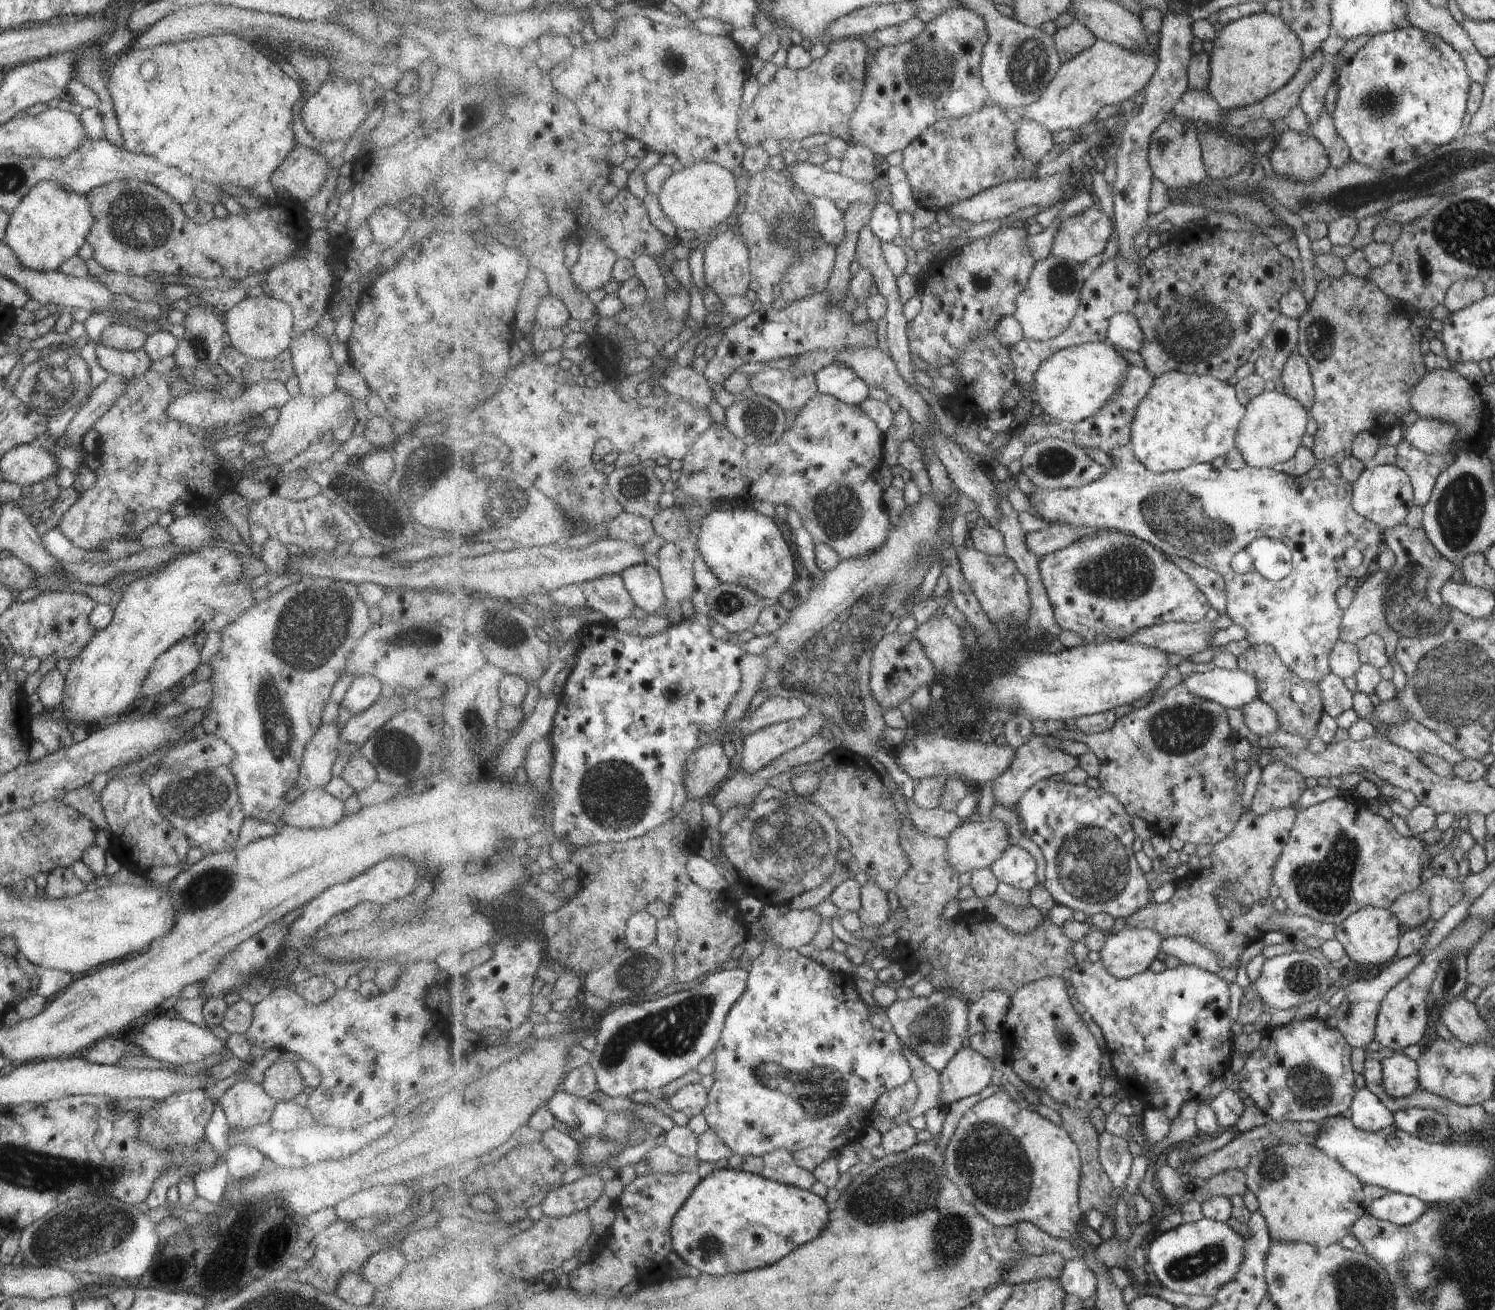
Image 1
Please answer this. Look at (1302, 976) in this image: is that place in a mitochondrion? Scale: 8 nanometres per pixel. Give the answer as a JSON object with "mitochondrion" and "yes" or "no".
{"mitochondrion":"yes"}

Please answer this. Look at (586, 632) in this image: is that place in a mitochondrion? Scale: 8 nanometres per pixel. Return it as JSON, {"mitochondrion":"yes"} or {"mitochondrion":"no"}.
{"mitochondrion":"no"}

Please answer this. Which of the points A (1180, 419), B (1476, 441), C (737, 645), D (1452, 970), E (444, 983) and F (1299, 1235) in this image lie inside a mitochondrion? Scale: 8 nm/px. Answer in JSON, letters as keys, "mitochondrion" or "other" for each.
{"A":"other","B":"other","C":"other","D":"mitochondrion","E":"other","F":"other"}

